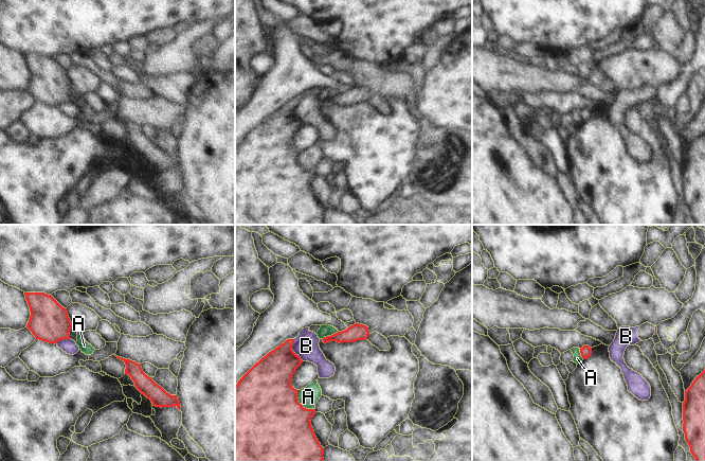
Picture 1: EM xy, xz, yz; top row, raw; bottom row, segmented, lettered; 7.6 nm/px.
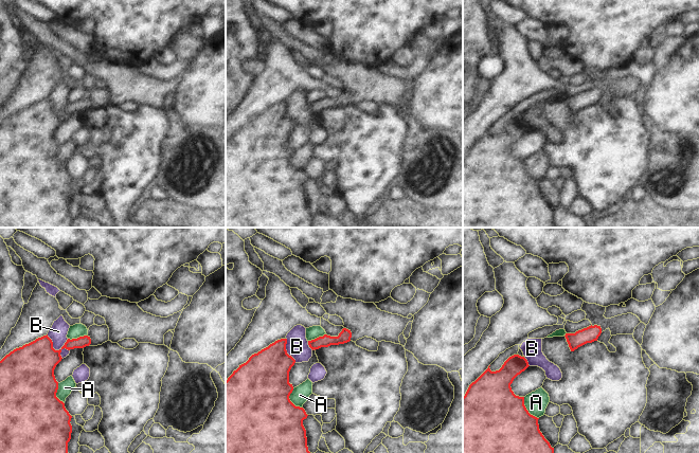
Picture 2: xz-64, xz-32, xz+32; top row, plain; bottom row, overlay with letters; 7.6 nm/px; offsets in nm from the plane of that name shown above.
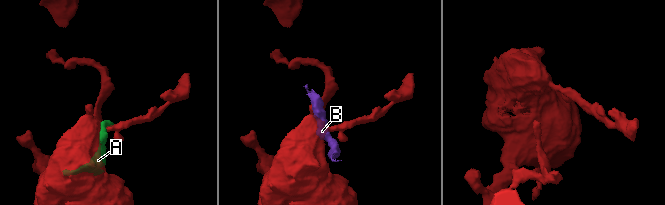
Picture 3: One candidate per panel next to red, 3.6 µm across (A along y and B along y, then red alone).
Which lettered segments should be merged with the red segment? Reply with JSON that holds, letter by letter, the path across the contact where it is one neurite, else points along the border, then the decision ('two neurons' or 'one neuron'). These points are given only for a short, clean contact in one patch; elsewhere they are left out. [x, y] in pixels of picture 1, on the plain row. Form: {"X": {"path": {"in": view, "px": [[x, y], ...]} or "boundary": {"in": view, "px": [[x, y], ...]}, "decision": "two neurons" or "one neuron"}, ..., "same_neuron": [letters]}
{"A": {"decision": "two neurons"}, "B": {"boundary": {"in": "xz", "px": [[293, 102], [292, 112], [303, 123]]}, "decision": "two neurons"}, "same_neuron": []}

